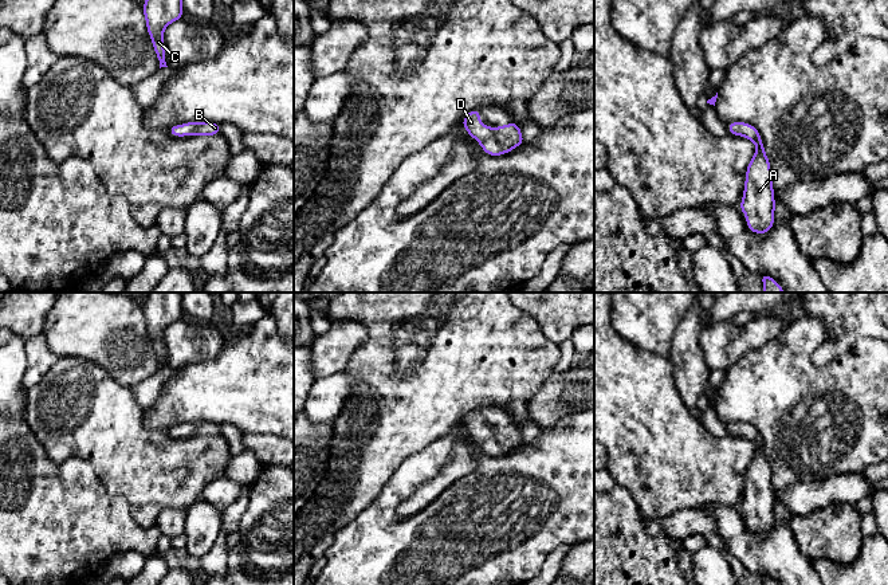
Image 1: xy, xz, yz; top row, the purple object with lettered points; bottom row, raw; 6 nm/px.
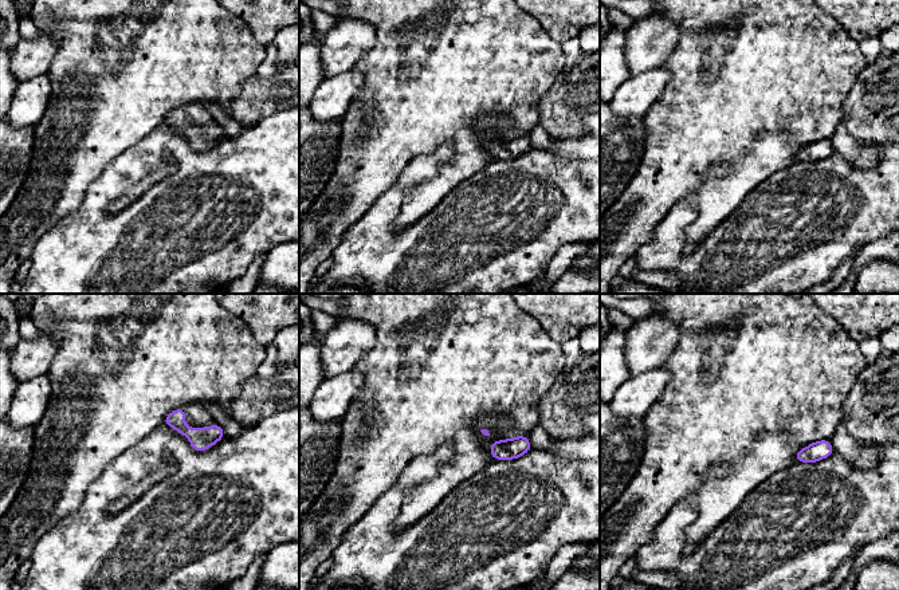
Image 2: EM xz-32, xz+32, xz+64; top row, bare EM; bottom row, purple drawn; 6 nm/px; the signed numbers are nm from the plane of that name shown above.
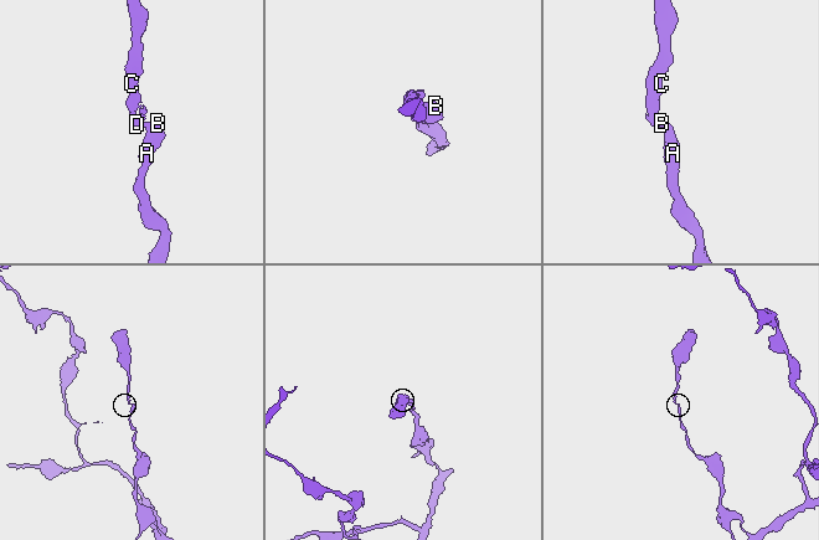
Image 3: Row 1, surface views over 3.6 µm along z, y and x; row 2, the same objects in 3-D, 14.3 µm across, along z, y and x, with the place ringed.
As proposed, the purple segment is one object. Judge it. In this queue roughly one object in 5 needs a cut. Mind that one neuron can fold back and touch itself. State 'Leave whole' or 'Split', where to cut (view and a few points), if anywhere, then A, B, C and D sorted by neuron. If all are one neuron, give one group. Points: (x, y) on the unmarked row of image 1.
Leave whole. No split. Groups: A B C D

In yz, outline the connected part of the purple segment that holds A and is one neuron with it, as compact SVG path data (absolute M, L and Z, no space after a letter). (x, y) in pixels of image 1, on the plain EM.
M746 423L727 424L732 436L742 436L751 440L755 447L755 455L746 471L746 483L743 499L739 504L746 515L747 529L753 534L767 534L774 525L774 490L771 483L771 470L759 432Z

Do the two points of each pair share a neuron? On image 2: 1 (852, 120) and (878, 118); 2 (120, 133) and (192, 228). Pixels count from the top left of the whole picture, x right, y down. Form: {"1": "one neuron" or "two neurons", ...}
{"1": "one neuron", "2": "two neurons"}

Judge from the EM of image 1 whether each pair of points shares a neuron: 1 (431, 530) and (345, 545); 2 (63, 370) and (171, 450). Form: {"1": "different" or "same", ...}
{"1": "same", "2": "same"}

